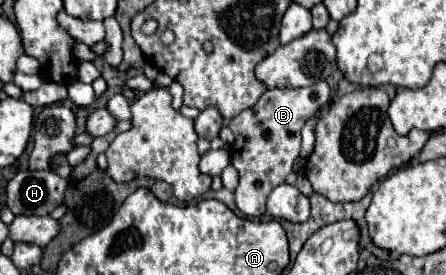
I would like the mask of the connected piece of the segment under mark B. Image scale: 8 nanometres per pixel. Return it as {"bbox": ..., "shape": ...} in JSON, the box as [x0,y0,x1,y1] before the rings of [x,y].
{"bbox":[228,81,332,217],"shape":[[[318,81],[310,87],[298,89],[268,89],[254,107],[244,109],[228,123],[228,127],[236,135],[236,141],[230,151],[232,165],[240,173],[240,183],[234,191],[236,207],[246,217],[260,217],[266,213],[266,199],[272,187],[286,181],[286,177],[292,173],[294,161],[300,155],[300,129],[330,99],[332,91],[326,81]]]}

